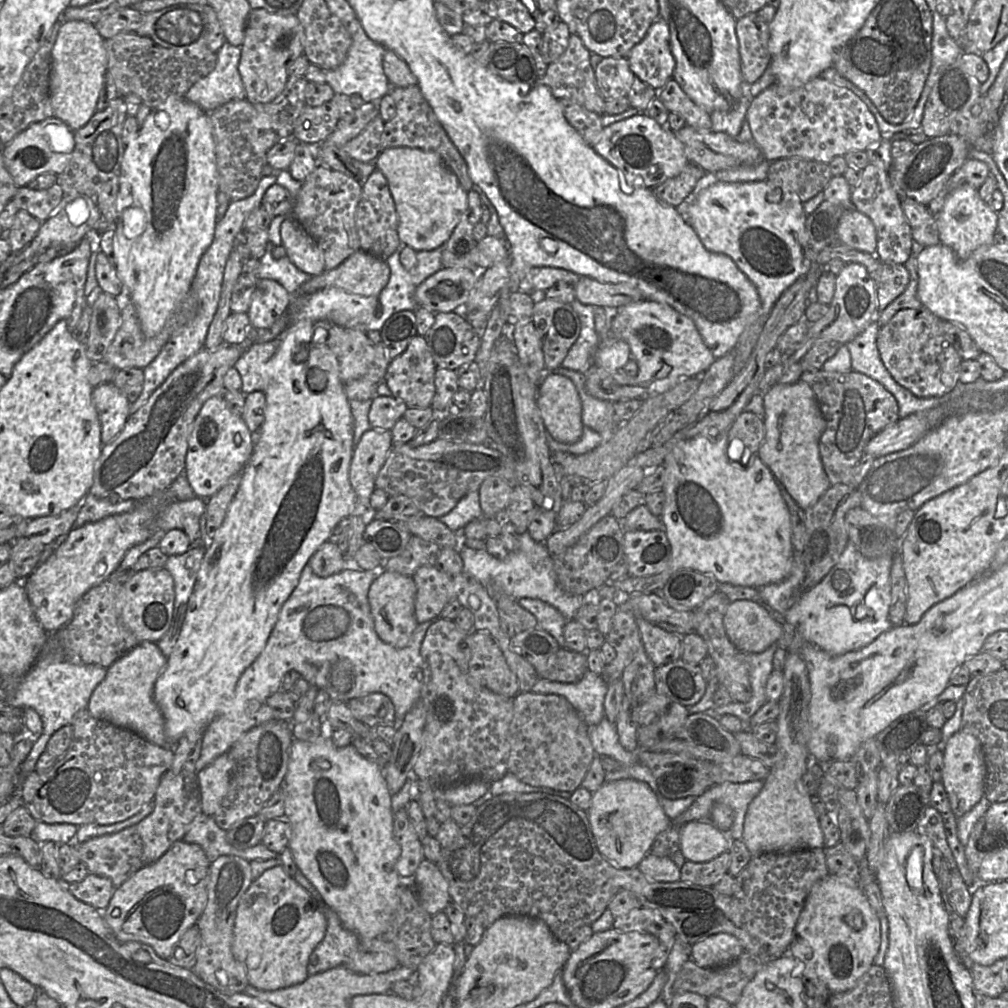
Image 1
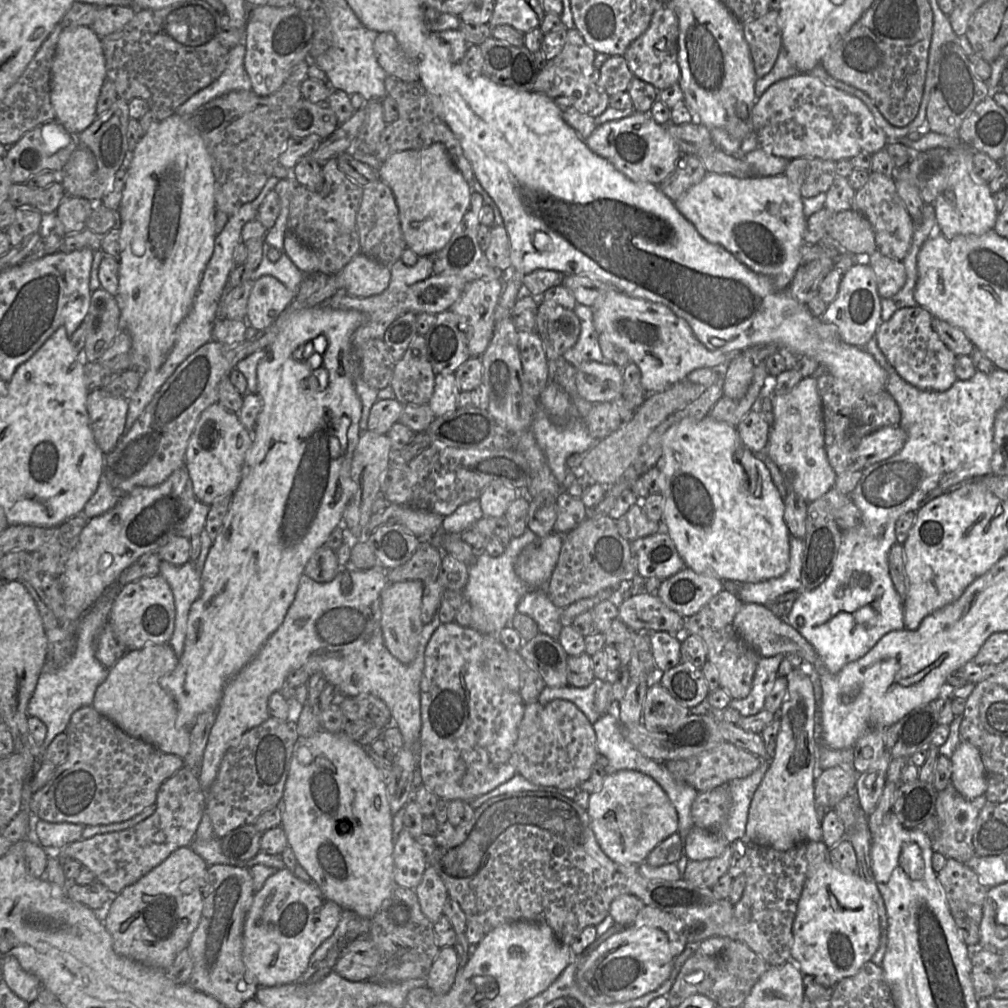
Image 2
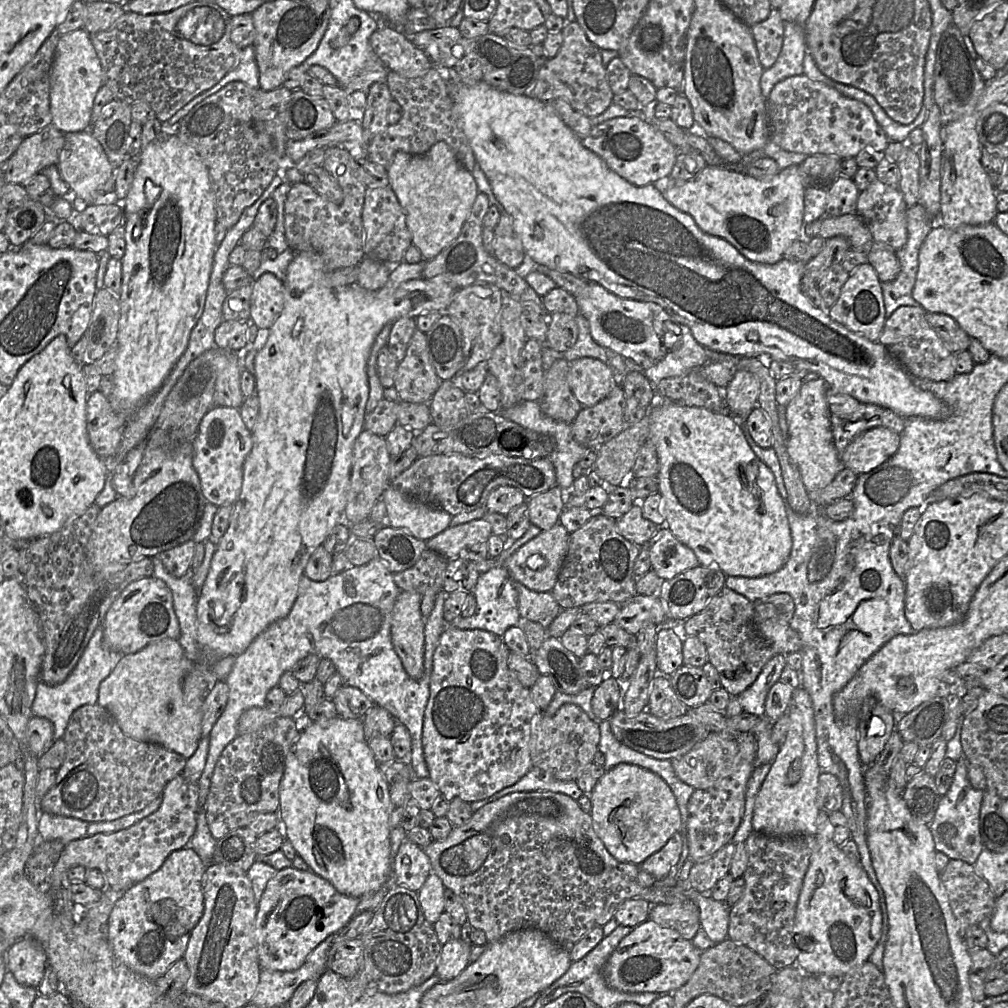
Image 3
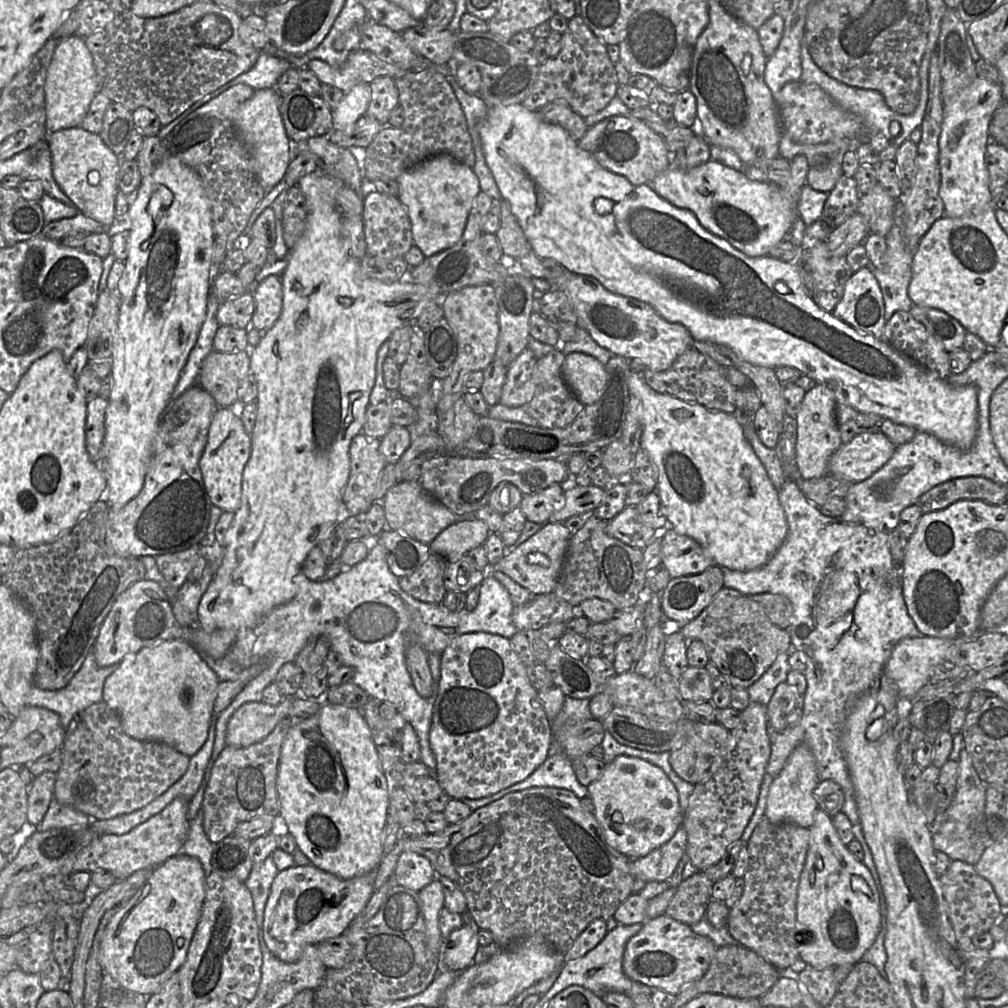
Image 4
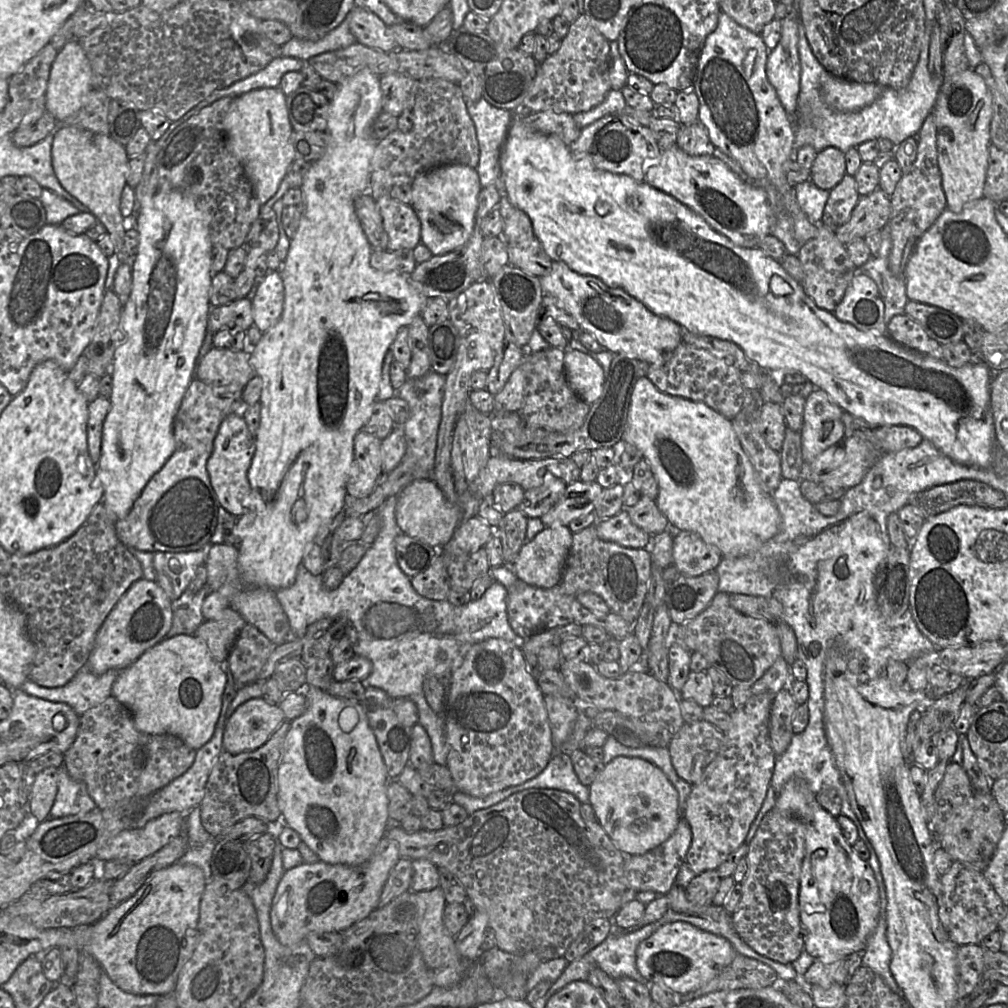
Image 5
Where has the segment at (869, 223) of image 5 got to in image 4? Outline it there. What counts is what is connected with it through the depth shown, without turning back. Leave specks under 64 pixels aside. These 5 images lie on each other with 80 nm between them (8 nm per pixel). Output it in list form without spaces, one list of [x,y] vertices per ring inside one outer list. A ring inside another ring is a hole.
[[[856,212],[831,231],[826,242],[833,255],[846,256],[855,246],[863,244],[869,234],[870,229],[867,221]]]

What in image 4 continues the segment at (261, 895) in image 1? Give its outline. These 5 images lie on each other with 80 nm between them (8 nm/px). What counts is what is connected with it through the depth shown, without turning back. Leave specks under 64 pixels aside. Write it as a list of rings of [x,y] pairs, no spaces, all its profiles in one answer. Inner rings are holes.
[[[314,865],[294,866],[274,879],[261,929],[267,948],[285,963],[297,962],[307,945],[342,935],[366,907],[375,892],[377,870],[352,879],[342,879]]]

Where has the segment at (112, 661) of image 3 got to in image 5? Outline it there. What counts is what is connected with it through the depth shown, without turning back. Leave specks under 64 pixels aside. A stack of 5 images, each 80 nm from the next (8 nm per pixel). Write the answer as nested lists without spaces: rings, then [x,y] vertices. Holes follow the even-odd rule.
[[[85,664],[67,684],[61,687],[46,688],[26,680],[21,689],[30,696],[51,702],[63,702],[81,716],[111,695],[118,671],[110,669],[104,674],[95,675]]]

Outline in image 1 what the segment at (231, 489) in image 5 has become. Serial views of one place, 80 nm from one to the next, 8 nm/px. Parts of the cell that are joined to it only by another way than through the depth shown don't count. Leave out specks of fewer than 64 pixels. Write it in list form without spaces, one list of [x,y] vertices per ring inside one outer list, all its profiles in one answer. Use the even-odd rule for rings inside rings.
[[[222,396],[208,399],[196,416],[191,434],[188,438],[188,450],[185,459],[184,475],[196,497],[208,500],[215,495],[235,475],[242,472],[254,449],[254,434],[246,426],[243,419],[232,413]]]

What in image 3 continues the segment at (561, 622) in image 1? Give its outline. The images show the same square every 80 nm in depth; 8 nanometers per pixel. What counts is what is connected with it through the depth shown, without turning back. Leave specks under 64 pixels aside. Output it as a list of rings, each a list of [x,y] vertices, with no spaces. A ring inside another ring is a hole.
[[[518,582],[514,585],[518,595],[518,611],[521,619],[538,622],[547,629],[562,610],[551,593],[532,591]]]

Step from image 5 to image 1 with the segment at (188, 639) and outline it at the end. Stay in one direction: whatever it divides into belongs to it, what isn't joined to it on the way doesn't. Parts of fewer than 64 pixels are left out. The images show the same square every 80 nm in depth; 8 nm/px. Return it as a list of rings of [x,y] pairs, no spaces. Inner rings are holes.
[[[139,643],[108,668],[106,677],[91,695],[87,706],[89,713],[96,719],[131,731],[159,747],[170,748],[164,731],[164,716],[154,700],[155,682],[167,661],[156,643]]]

